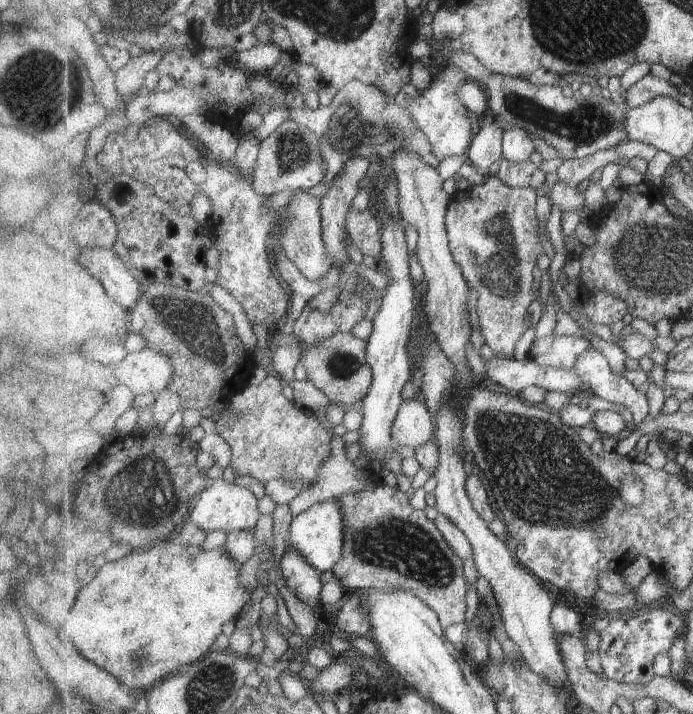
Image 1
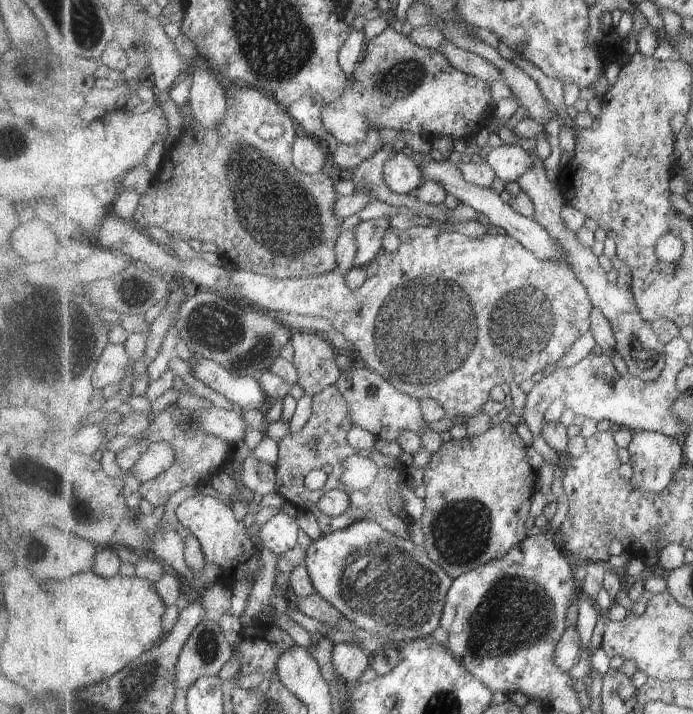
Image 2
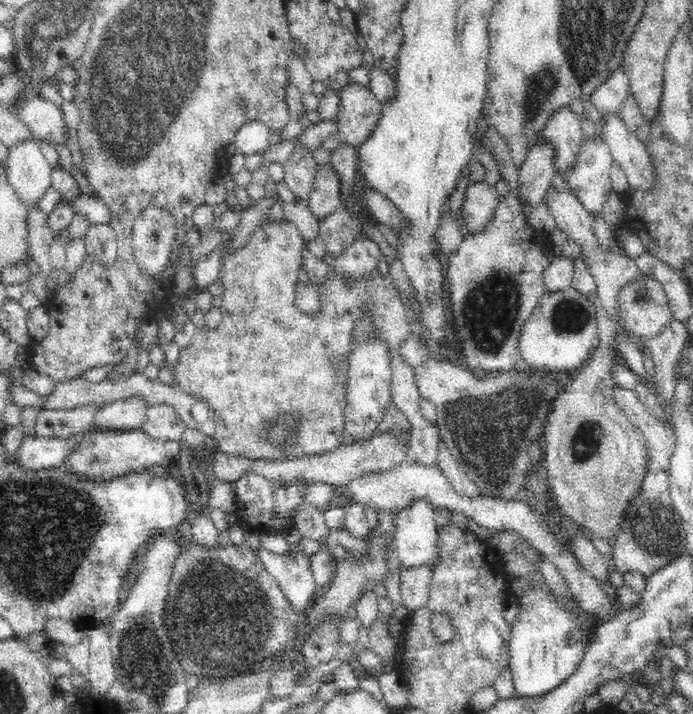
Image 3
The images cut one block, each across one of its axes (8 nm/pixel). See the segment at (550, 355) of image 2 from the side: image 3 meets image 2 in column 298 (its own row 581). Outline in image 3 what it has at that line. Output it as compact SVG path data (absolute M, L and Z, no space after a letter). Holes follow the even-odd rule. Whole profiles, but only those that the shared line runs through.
M260 548L256 553L260 555L268 571L277 578L289 606L297 613L303 614L313 600L312 596L316 589L309 565L310 556L292 551L282 556L264 548Z

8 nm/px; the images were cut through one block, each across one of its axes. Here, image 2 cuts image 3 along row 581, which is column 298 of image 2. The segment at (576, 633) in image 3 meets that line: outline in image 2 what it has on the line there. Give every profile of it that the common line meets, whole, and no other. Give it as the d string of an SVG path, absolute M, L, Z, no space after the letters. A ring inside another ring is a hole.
M279 512L260 527L258 536L264 547L282 555L298 545L299 533L300 526L296 517Z

